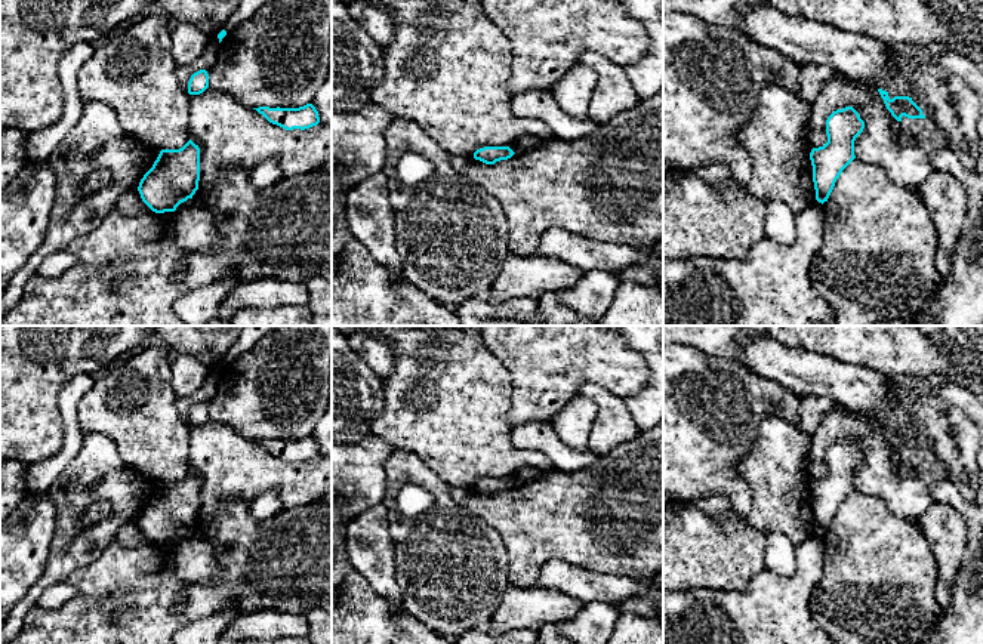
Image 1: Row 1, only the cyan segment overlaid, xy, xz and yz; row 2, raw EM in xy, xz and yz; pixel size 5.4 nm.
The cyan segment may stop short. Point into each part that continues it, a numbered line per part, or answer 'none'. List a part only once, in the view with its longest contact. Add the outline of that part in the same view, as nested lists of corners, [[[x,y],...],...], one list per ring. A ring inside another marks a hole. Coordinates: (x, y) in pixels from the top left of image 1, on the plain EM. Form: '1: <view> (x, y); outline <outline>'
none

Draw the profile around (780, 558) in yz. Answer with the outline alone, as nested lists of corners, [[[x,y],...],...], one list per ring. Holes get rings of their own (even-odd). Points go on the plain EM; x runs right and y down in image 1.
[[[765,533],[765,567],[780,576],[792,576],[796,571],[795,546],[780,533]]]

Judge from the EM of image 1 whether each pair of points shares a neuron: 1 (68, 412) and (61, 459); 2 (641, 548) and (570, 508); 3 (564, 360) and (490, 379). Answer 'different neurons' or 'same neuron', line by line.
1: same neuron
2: same neuron
3: different neurons

